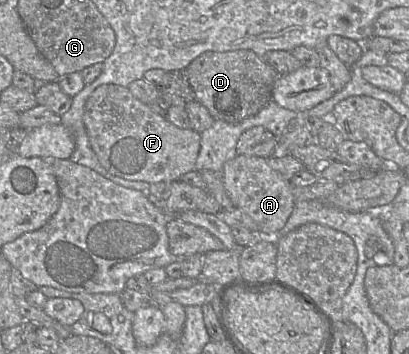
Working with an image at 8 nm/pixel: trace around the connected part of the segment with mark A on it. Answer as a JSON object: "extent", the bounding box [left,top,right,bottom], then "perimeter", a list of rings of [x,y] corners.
{"extent":[221,154,295,237],"perimeter":[[[238,154],[221,171],[225,191],[235,208],[248,214],[259,226],[259,237],[274,237],[287,222],[295,205],[290,180],[271,168],[268,159]]]}

